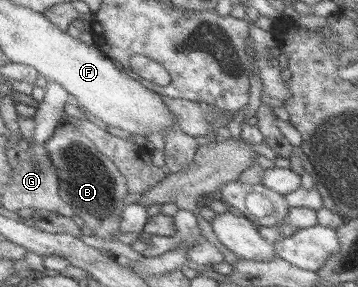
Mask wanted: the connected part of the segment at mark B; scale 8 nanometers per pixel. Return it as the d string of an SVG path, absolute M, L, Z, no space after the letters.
M57 123L51 137L45 142L45 153L58 177L58 195L83 221L83 230L96 239L115 240L113 234L119 225L128 188L126 180L117 172L111 160L97 151L87 138L83 138L69 124Z

